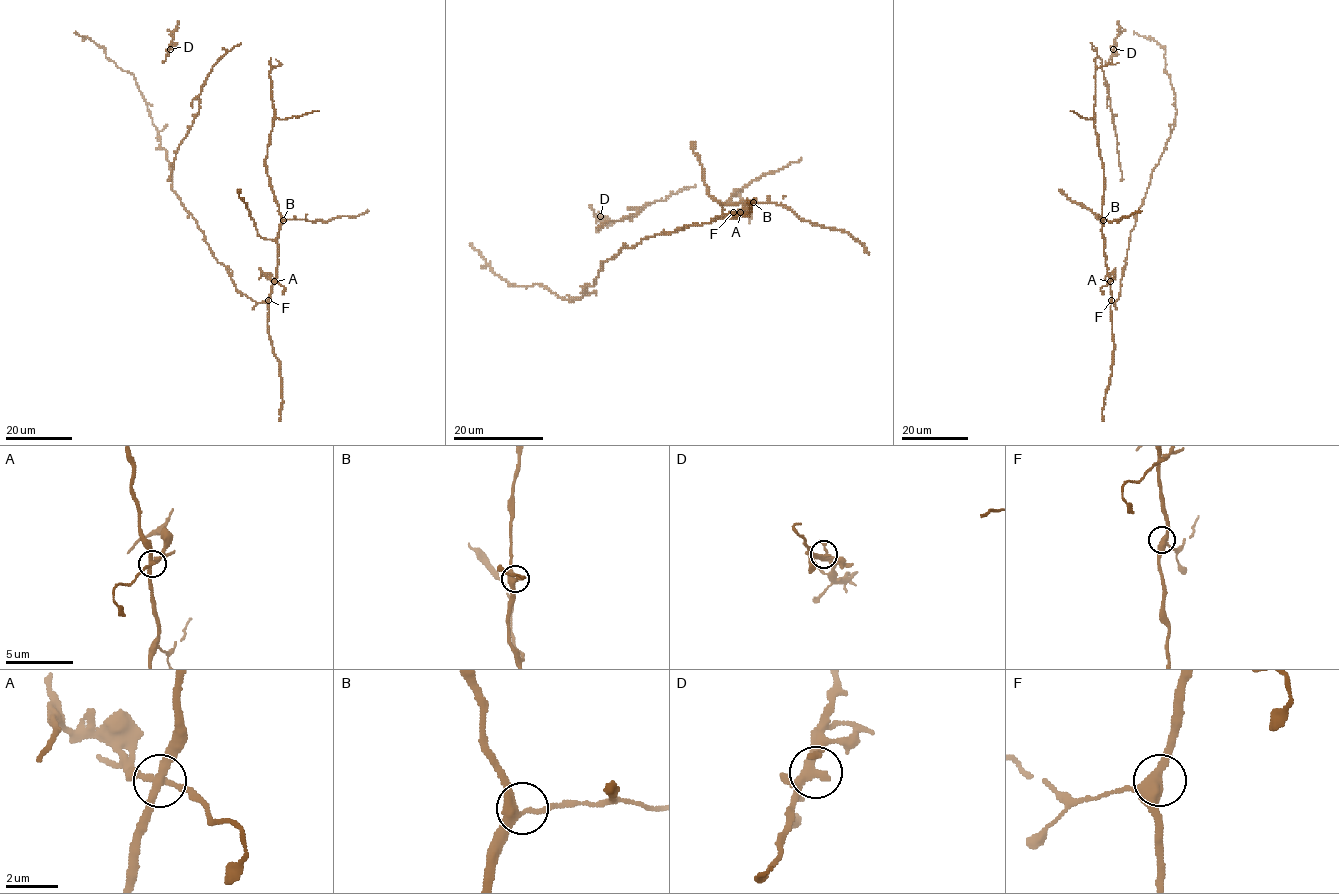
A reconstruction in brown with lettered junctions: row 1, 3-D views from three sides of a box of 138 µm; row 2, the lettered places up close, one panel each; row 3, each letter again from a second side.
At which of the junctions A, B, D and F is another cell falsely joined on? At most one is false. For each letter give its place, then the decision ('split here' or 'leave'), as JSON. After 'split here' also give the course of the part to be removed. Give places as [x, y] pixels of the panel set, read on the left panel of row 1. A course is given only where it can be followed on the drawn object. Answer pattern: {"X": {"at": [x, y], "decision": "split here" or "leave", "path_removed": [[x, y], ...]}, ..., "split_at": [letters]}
{"A": {"at": [274, 281], "decision": "split here", "path_removed": [[274, 281], [261, 274], [258, 279]]}, "B": {"at": [283, 220], "decision": "leave"}, "D": {"at": [170, 49], "decision": "leave"}, "F": {"at": [268, 300], "decision": "leave"}, "split_at": ["A"]}

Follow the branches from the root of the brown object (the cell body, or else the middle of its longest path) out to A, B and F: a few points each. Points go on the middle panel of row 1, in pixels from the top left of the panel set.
A: (675, 230), (683, 226), (702, 225), (727, 213), (741, 212)
B: (675, 230), (741, 211), (746, 200), (753, 202)
F: (675, 230), (683, 226), (702, 225), (733, 212)

